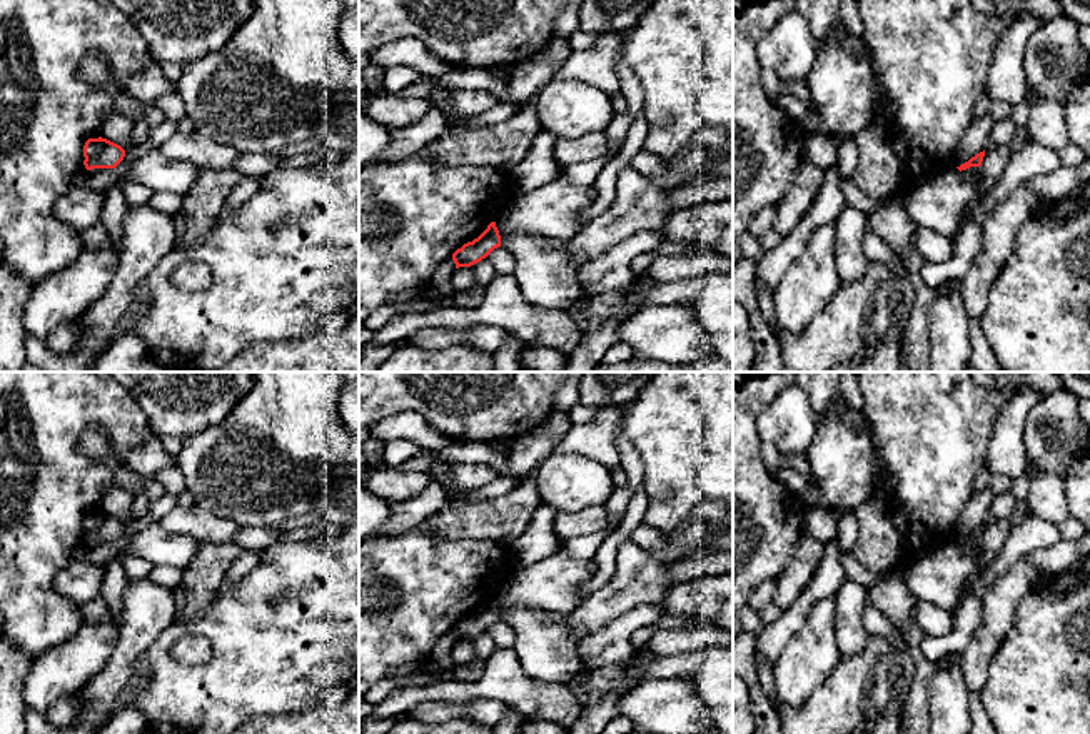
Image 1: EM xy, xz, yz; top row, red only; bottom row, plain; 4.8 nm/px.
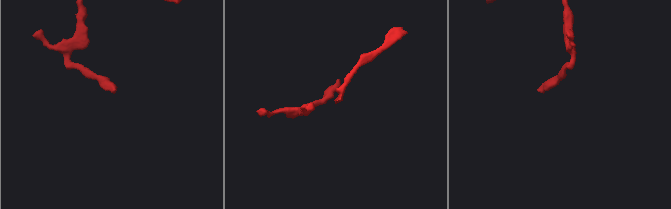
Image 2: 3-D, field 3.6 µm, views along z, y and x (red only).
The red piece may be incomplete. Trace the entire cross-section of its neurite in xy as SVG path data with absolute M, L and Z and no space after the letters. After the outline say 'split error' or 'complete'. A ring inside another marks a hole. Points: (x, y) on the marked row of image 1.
M88 138L83 145L83 165L92 168L115 168L125 157L125 150L107 138Z | complete

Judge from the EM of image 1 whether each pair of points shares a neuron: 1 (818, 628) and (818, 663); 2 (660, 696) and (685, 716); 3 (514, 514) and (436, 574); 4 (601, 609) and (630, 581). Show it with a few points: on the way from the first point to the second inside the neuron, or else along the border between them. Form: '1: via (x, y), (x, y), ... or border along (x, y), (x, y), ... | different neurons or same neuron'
1: via (818, 636), (818, 654) | same neuron
2: via (666, 703), (678, 711) | same neuron
3: border along (443, 537), (493, 537), (506, 542) | different neurons
4: via (608, 603), (623, 588) | same neuron

